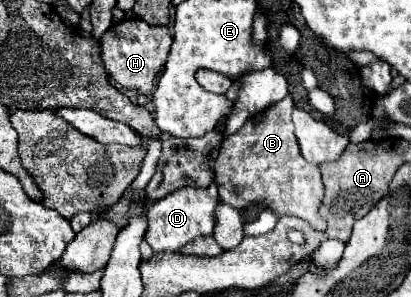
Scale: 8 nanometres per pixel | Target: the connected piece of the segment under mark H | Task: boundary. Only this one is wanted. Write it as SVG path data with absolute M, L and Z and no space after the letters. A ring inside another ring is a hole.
M132 17L114 23L100 39L100 57L110 75L110 79L126 89L136 89L144 95L152 95L156 77L164 69L166 57L170 53L173 37L168 27L148 25L146 21Z

